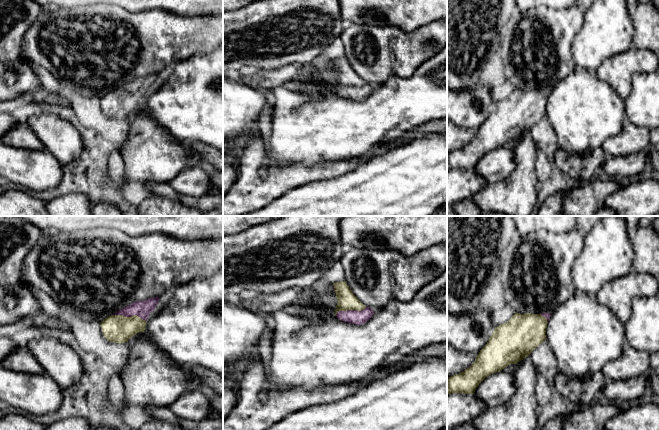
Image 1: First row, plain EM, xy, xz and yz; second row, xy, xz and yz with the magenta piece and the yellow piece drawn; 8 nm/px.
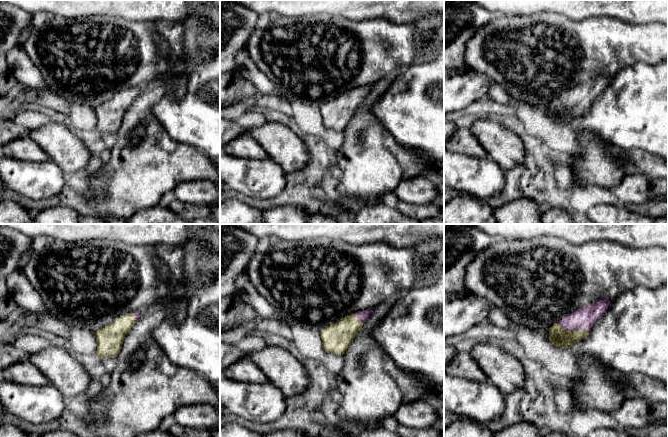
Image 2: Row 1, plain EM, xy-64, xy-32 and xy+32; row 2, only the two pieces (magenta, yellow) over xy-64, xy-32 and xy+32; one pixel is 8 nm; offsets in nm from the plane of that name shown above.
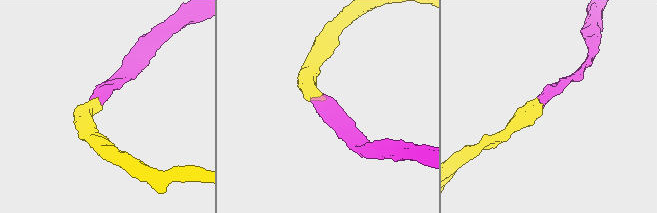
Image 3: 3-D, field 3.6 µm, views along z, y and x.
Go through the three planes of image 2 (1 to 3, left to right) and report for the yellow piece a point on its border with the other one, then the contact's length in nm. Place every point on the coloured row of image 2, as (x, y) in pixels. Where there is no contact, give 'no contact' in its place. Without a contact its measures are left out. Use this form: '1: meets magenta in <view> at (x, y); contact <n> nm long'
1: meets magenta in xy-64 at (135, 316); contact 60 nm long
2: meets magenta in xy-32 at (358, 317); contact 120 nm long
3: meets magenta in xy+32 at (572, 330); contact 280 nm long

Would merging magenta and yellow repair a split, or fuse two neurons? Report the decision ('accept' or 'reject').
accept

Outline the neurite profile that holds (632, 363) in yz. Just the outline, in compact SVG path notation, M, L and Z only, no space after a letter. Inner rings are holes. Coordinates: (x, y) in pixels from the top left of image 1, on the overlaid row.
M627 342L623 346L622 355L611 362L608 362L602 372L607 380L627 380L650 372L649 353L638 351Z

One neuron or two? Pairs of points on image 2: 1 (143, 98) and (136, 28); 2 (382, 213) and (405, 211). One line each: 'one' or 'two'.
1: two
2: one

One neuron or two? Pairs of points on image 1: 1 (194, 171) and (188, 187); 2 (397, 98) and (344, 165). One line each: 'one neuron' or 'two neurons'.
1: one neuron
2: two neurons

